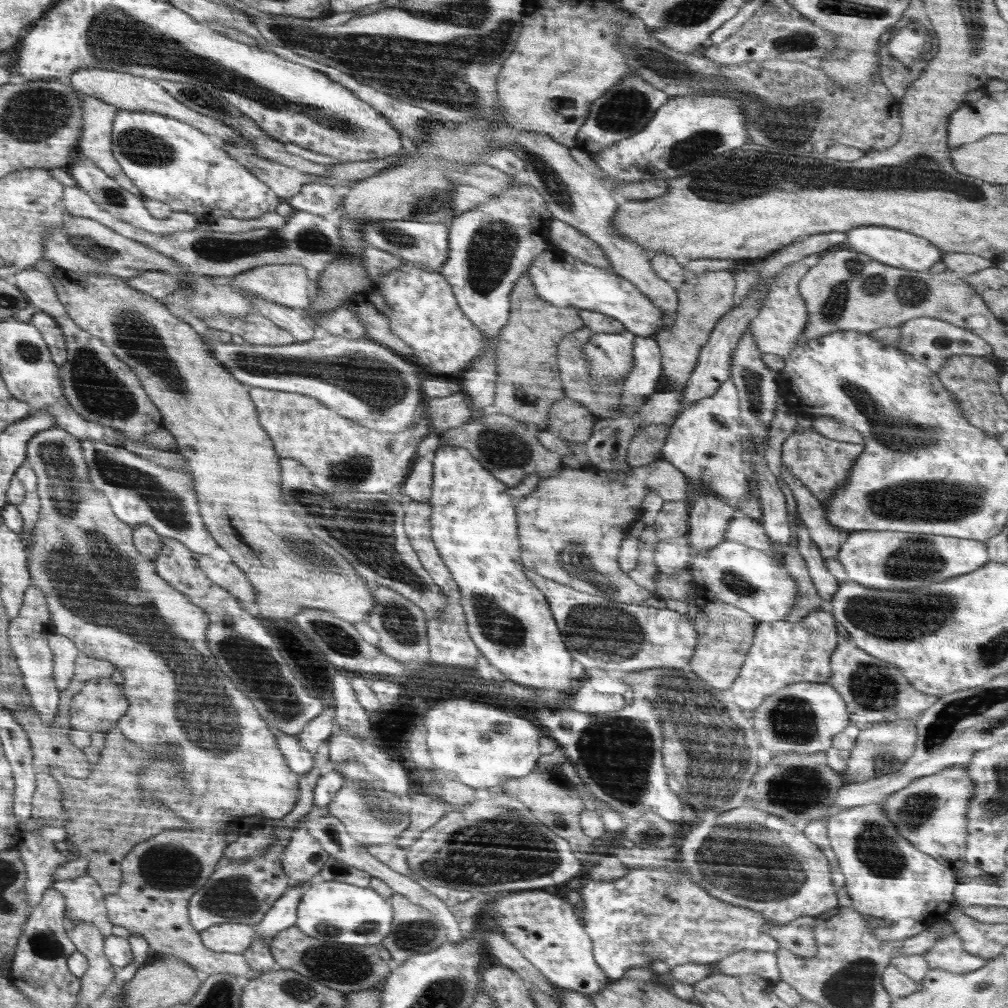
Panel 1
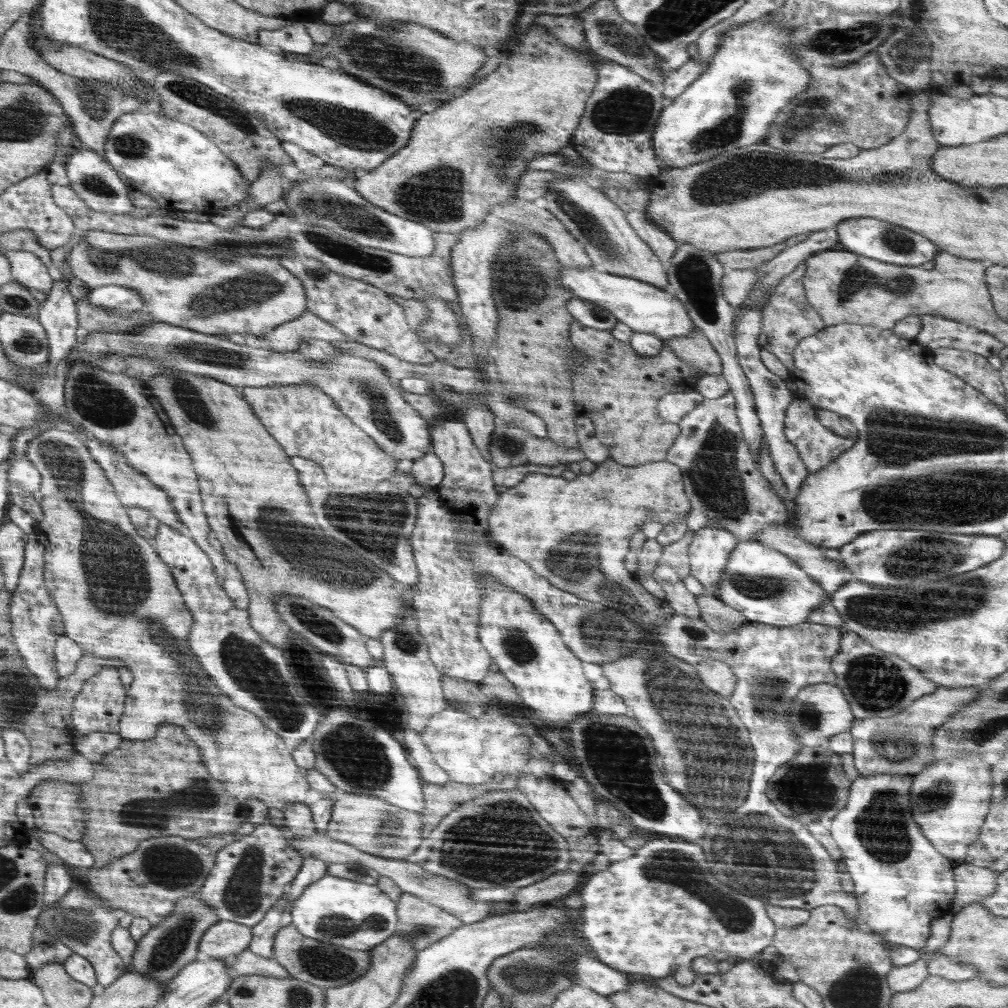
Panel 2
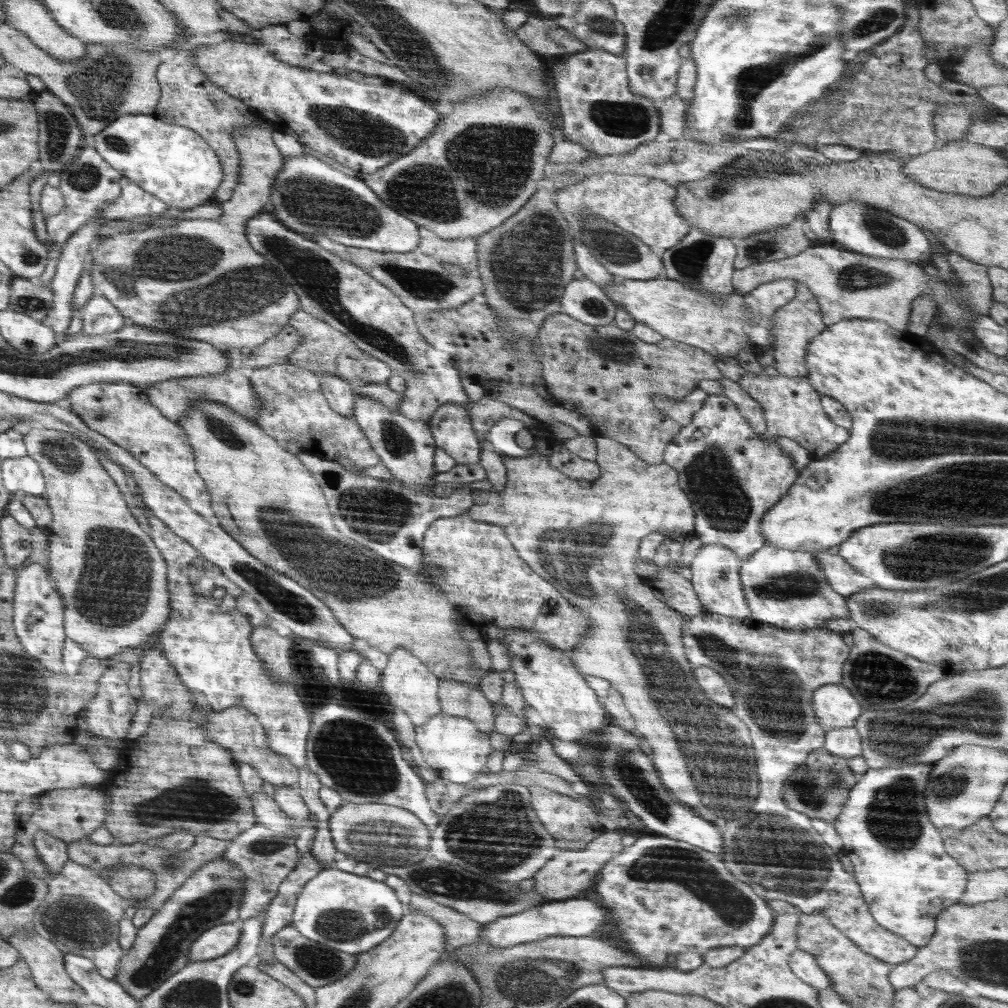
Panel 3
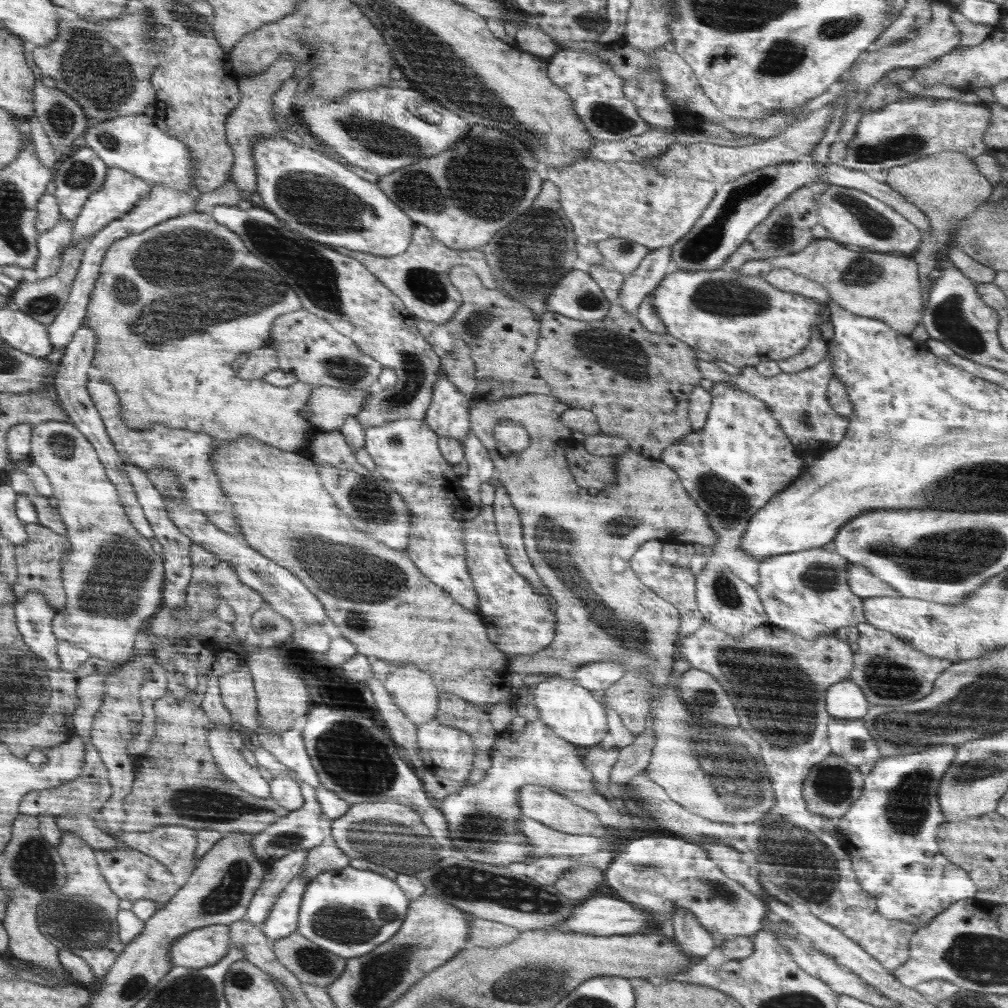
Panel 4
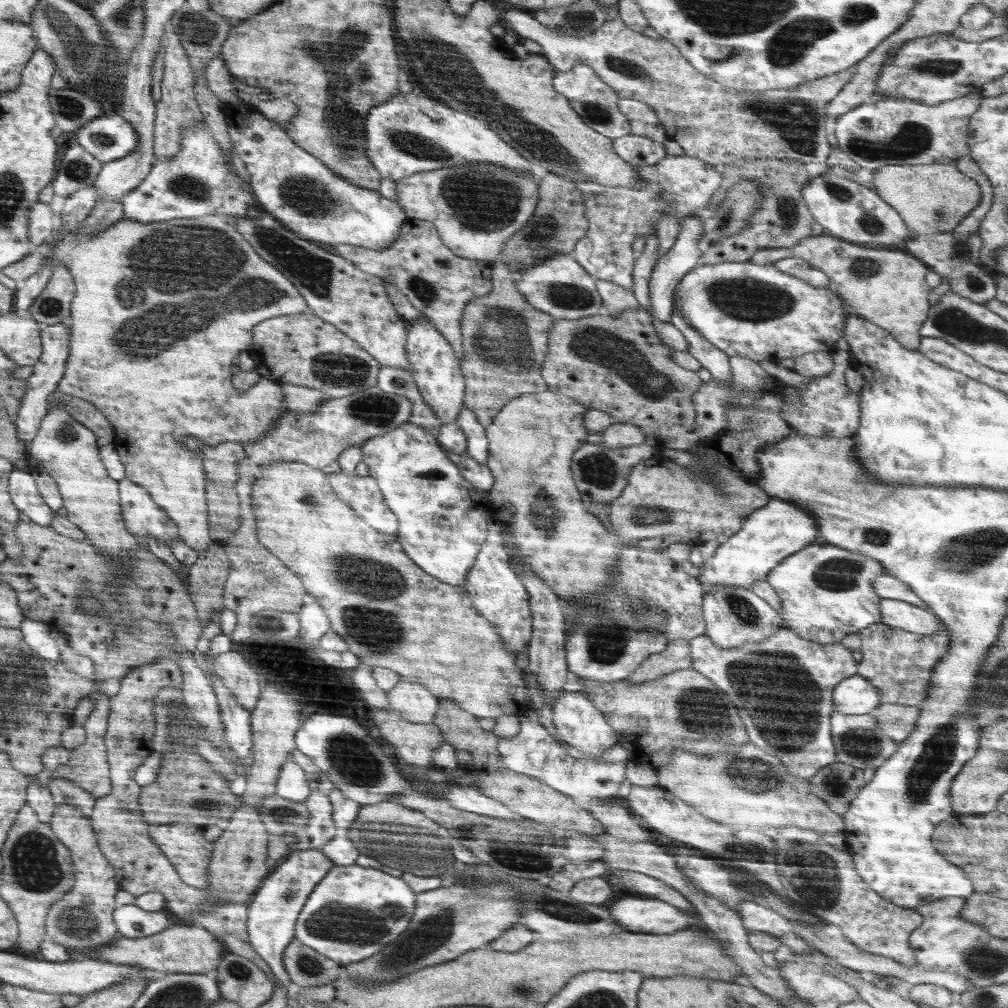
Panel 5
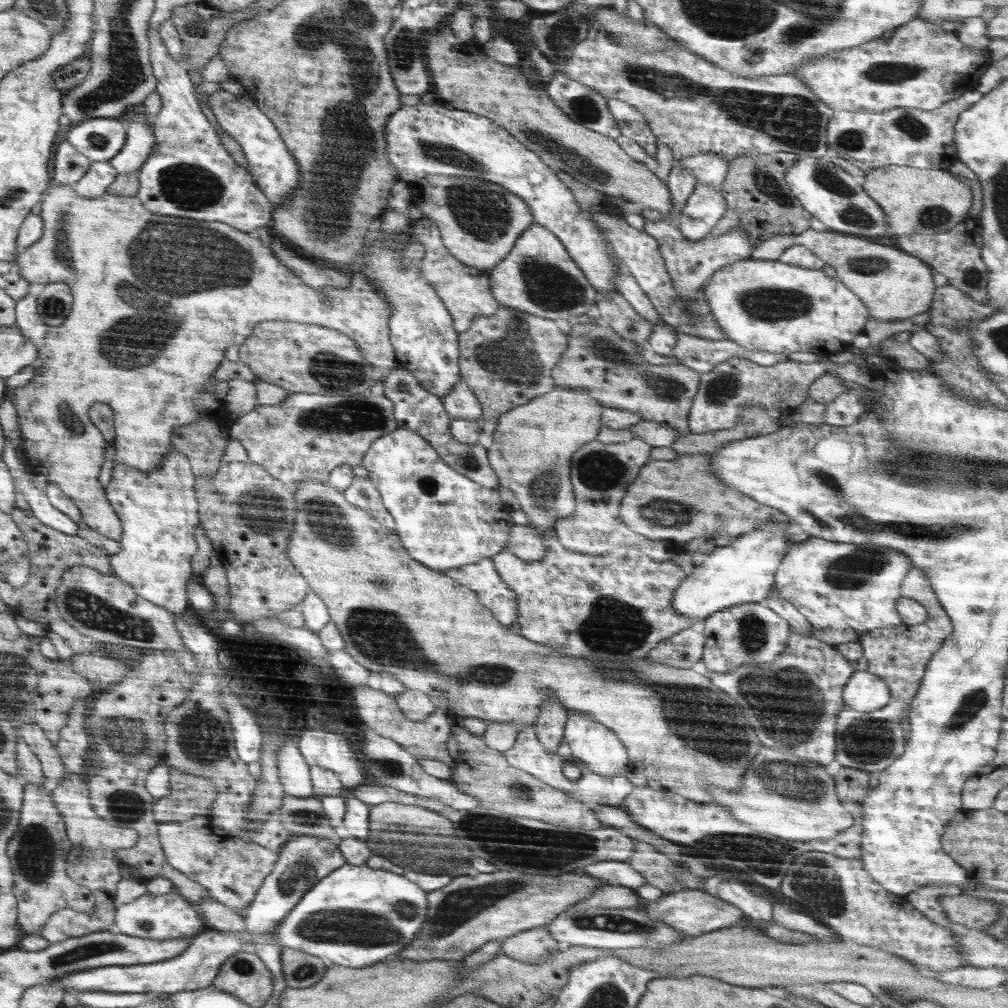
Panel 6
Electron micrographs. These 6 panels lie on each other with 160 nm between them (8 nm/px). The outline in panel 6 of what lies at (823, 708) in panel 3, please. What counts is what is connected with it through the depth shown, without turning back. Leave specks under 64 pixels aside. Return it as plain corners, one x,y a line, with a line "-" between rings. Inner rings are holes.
854,671
844,685
842,700
856,712
875,712
888,705
891,694
885,680
868,671

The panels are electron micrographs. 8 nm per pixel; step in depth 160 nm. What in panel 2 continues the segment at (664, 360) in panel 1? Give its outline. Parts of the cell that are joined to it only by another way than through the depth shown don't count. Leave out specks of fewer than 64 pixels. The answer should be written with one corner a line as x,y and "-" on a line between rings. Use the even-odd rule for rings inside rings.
756,269
727,270
722,280
720,280
720,288
722,288
724,300
736,310
746,302
748,295
752,293
756,280
-
699,330
687,336
676,336
665,340
678,360
684,360
690,368
702,371
704,375
720,375
723,371
720,356
712,343

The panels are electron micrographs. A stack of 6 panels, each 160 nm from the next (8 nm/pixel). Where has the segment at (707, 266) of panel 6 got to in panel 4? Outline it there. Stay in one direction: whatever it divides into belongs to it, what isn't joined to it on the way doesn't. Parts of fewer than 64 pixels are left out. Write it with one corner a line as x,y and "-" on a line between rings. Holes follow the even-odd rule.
728,379
727,383
714,383
709,391
712,400
706,424
665,448
659,459
677,472
688,496
705,512
709,525
716,531
719,540
712,548
714,556
736,573
740,580
754,587
759,583
759,561
740,548
744,531
749,520
768,504
768,500
772,500
772,496
776,496
797,479
802,470
801,460
798,450
784,434
767,406
756,396
740,391
734,379

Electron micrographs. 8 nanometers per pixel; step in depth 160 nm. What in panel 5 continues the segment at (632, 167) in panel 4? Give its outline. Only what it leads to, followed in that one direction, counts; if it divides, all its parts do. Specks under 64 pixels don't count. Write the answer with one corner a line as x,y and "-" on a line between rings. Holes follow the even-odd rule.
685,154
667,156
652,166
636,166
635,169
641,178
641,182
635,188
606,186
592,180
573,181
584,195
588,229
584,237
576,242
572,257
586,272
597,279
610,280
630,291
633,291
634,287
632,278
636,260
632,252
634,240
636,238
648,240
651,235
657,234
656,225
666,211
670,211
676,217
678,224
684,224
684,220
690,215
696,213
703,215
712,194
721,185
720,168

